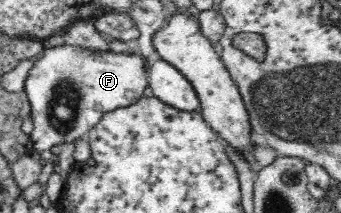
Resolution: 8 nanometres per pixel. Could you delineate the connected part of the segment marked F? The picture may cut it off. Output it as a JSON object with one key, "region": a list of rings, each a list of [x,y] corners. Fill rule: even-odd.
{"region":[[[73,44],[43,48],[34,58],[24,89],[31,104],[30,115],[34,127],[29,134],[34,151],[40,155],[50,151],[53,145],[71,143],[74,139],[86,137],[104,113],[137,103],[144,96],[145,89],[150,87],[147,64],[147,58],[141,56],[139,51],[94,50]]]}

